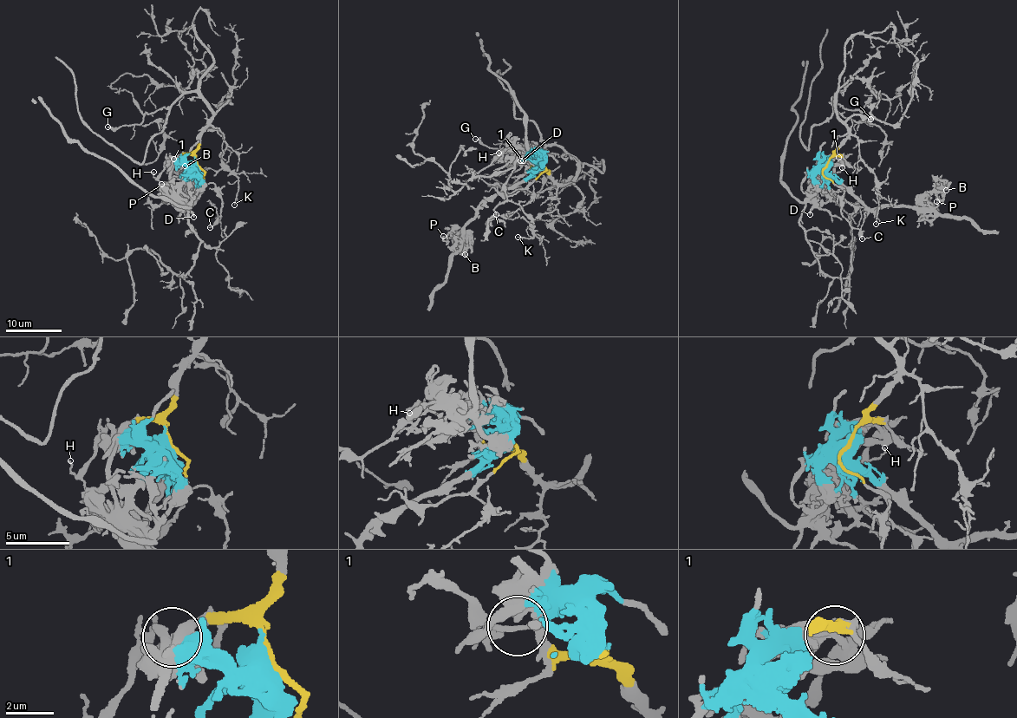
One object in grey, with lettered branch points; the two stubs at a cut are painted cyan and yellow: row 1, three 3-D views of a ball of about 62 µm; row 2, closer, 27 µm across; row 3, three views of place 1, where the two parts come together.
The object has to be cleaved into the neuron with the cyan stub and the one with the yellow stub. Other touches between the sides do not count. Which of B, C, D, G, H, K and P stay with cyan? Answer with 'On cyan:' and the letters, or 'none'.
On cyan: B, D, P

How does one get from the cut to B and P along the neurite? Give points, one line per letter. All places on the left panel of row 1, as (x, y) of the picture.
B: (196, 165), (195, 179), (183, 200), (170, 179), (173, 166), (185, 166)
P: (196, 165), (195, 179), (184, 200), (172, 187), (169, 189), (161, 184)

